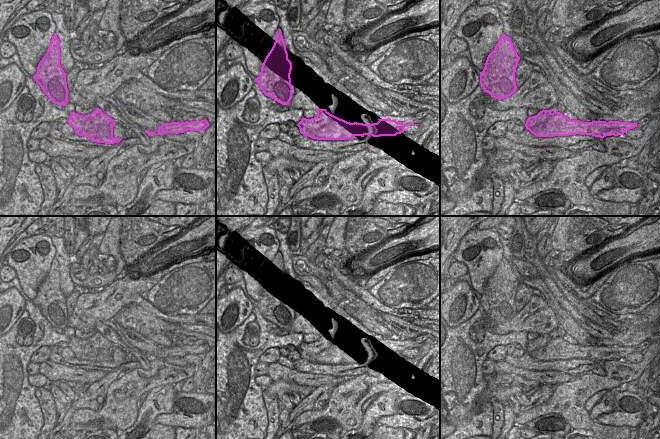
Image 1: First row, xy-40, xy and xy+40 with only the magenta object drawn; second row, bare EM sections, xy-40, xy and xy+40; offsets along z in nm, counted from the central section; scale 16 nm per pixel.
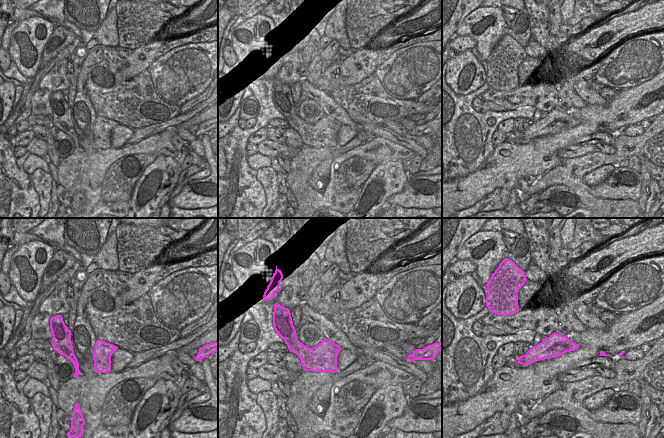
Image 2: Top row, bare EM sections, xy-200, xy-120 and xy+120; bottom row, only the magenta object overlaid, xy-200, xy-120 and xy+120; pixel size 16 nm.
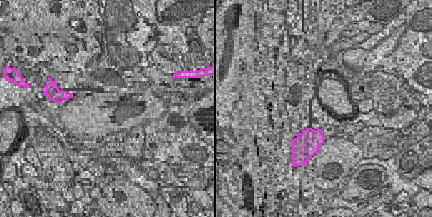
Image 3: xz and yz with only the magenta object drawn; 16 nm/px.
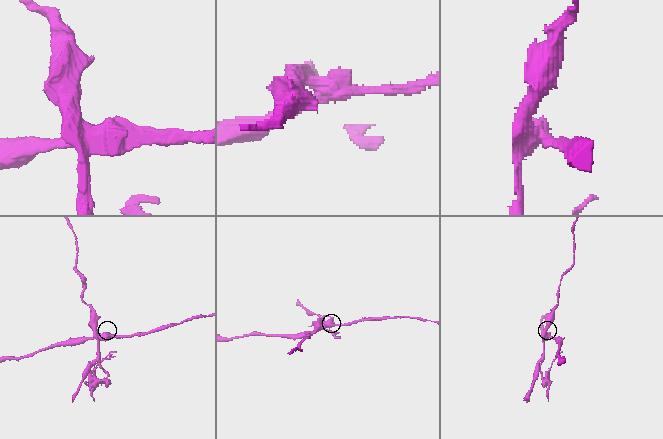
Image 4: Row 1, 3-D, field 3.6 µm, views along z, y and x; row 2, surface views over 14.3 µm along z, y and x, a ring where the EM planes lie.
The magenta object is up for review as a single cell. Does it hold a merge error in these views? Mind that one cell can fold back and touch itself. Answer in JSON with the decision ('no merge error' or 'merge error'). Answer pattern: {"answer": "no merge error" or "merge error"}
{"answer": "merge error"}

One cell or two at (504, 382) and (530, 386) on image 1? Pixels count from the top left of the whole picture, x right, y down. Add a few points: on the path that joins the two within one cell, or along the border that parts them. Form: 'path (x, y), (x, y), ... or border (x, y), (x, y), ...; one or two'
path (510, 384), (524, 386); one

